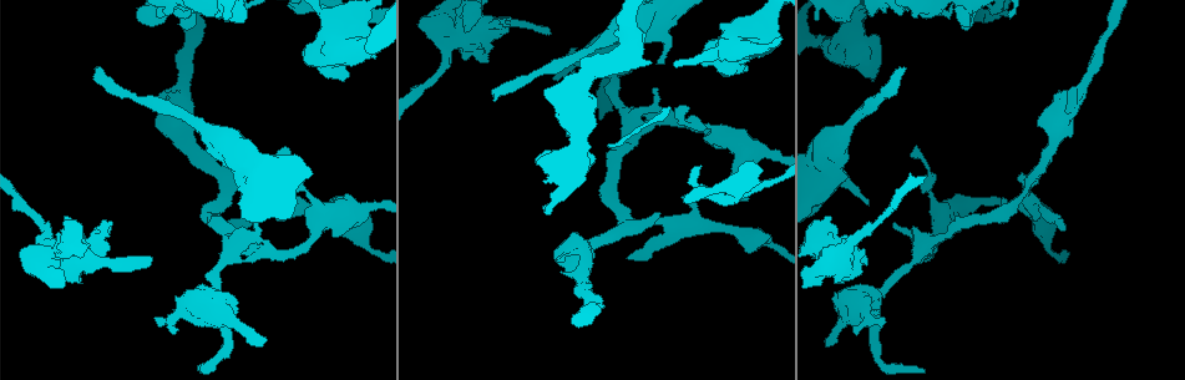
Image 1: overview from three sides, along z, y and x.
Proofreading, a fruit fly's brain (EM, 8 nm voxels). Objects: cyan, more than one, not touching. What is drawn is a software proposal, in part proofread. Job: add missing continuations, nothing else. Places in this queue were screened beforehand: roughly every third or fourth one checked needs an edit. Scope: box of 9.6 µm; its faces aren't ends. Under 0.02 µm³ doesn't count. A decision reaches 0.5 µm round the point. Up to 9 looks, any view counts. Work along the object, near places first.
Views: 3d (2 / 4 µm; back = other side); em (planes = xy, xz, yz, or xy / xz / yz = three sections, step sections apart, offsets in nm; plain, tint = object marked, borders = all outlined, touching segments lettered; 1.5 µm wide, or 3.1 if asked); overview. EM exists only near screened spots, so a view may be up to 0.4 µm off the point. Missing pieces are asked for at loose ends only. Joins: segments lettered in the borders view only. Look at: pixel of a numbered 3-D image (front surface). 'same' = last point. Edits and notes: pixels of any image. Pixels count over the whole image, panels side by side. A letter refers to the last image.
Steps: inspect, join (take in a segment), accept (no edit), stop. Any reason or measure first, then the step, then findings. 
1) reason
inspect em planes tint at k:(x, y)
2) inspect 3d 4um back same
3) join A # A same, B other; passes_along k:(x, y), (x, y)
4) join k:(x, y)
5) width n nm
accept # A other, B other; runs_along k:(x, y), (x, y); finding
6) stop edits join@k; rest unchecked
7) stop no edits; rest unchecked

an open end
inspect 3d 2um back at 1:(827, 339)

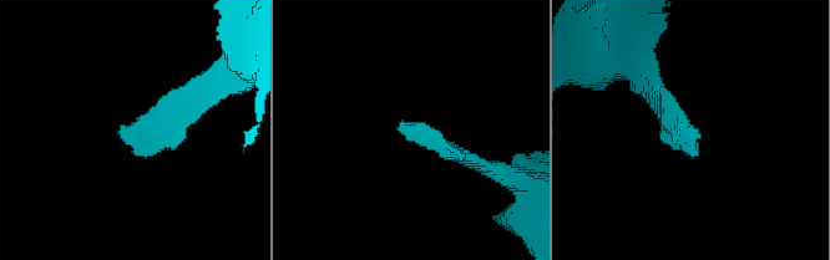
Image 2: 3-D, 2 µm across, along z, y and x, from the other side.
inspect em planes borders at 2:(400, 129)

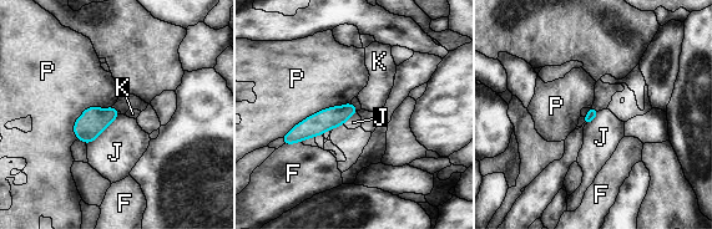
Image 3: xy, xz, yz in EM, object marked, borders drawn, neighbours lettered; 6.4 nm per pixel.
accept # F other, J other, K other, P other; border 3:(119, 115), (92, 141), (86, 143); no lettered segment goes on from it

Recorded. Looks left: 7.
free end
inspect em planes plain at 1:(146, 265)

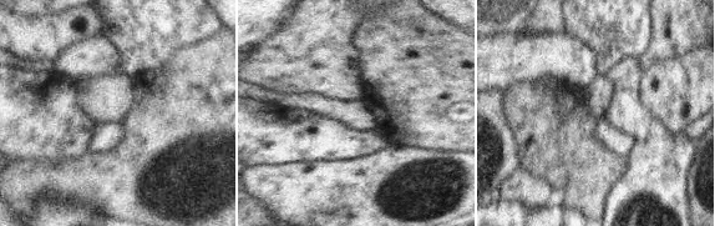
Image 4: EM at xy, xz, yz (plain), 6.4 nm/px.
what lies round it
inspect em planes borders same

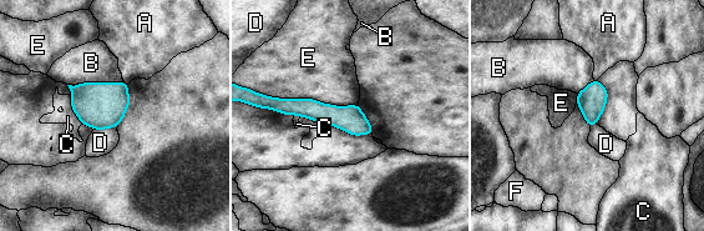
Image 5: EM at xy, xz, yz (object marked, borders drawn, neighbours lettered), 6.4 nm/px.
width 170 nm
accept # A other, B other, C other, D other, E other, F other; runs_along 5:(280, 105), (349, 117), (369, 131); none of them fits

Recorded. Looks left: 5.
thin end
inspect 3d 4um at 1:(1010, 14)

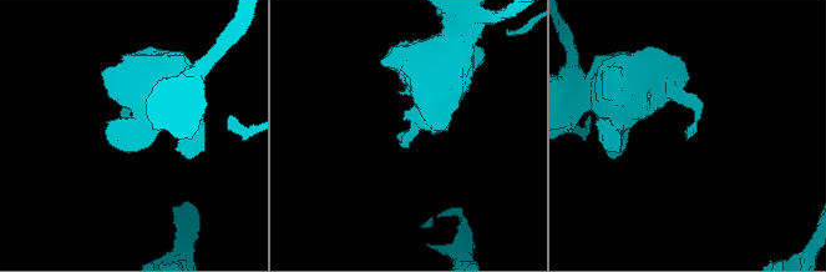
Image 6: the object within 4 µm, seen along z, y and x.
now the EM
inspect em planes borders at 6:(686, 137)

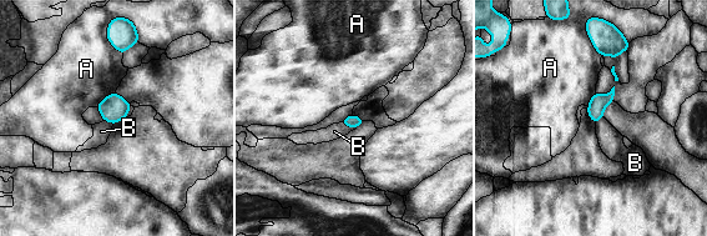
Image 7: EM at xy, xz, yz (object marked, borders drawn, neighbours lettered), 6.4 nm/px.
accept # A other, B other; border 7:(341, 121), (347, 126), (355, 127); none of them fits

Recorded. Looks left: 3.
stop no edits; rest unchecked

